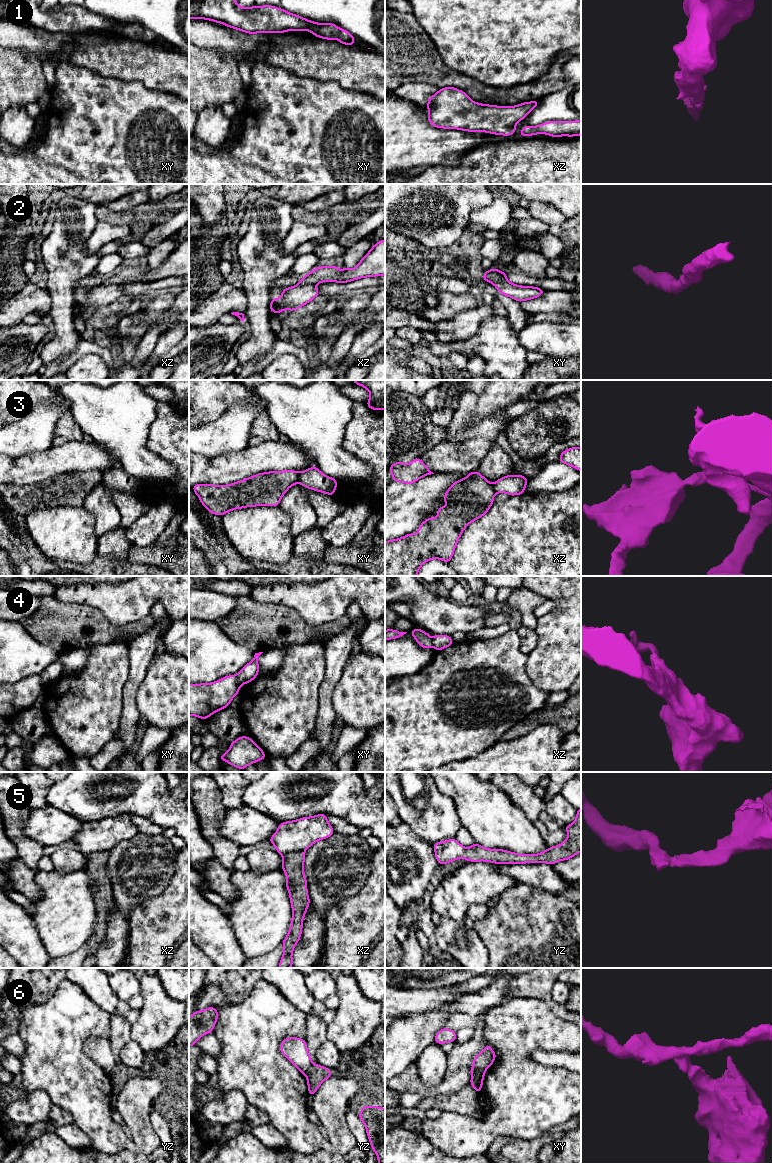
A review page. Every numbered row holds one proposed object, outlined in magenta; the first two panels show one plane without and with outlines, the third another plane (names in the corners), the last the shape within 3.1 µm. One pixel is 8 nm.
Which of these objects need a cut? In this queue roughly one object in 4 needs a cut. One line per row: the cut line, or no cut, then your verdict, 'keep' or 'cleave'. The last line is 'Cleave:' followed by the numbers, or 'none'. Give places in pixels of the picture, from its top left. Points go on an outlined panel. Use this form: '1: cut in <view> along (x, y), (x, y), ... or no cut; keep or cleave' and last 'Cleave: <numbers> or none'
1: no cut; keep
2: no cut; keep
3: cut in xy along (299, 472), (297, 482); cleave
4: cut in xy along (235, 676), (240, 684); cleave
5: no cut; keep
6: cut in xy along (484, 1070), (477, 1071), (471, 1077); cleave
Cleave: 3, 4, 6

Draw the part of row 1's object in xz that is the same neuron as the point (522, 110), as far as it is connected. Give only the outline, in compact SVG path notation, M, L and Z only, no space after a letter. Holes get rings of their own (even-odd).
M445 87L428 99L428 121L436 128L486 132L510 136L516 125L539 105L539 101L524 102L516 106L497 106L474 102L454 87Z

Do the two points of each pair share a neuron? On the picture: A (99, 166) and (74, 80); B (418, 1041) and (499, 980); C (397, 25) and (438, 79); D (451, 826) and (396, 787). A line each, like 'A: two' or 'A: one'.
A: one
B: one
C: one
D: one

